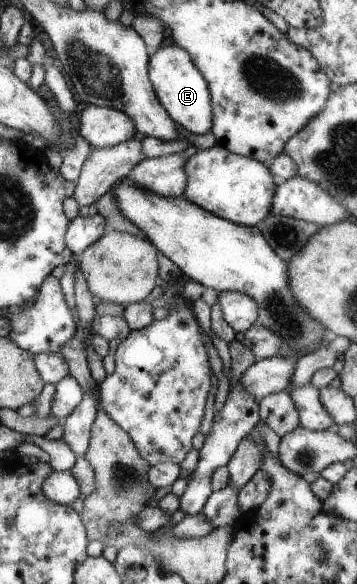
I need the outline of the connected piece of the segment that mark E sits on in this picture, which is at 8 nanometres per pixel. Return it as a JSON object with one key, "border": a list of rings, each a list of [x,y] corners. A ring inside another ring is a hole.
{"border":[[[176,44],[162,45],[152,56],[152,85],[156,85],[155,93],[160,93],[159,101],[164,101],[164,109],[168,113],[172,113],[172,117],[176,117],[176,123],[182,125],[186,131],[196,133],[196,135],[204,135],[212,129],[212,100],[208,83],[196,65],[192,63],[191,54],[182,46]]]}

